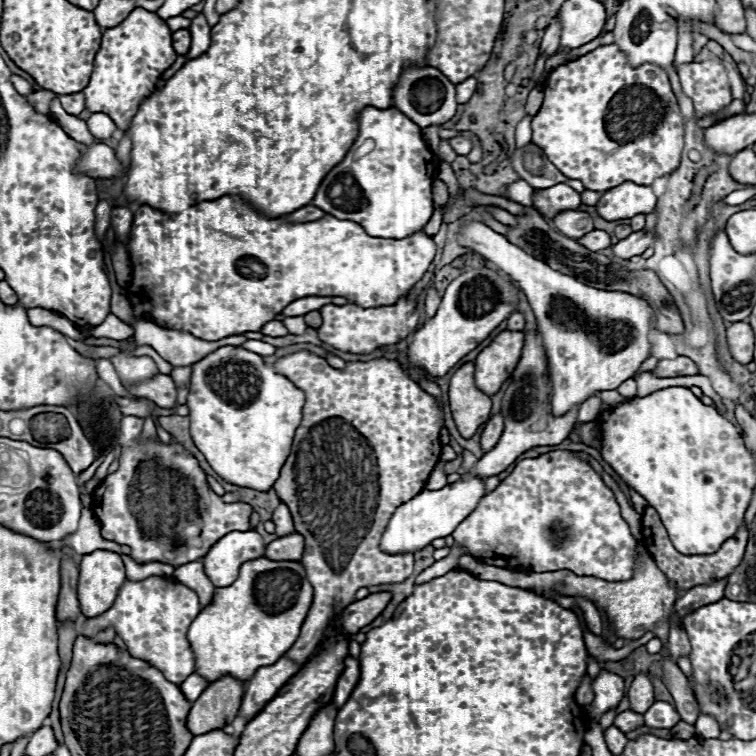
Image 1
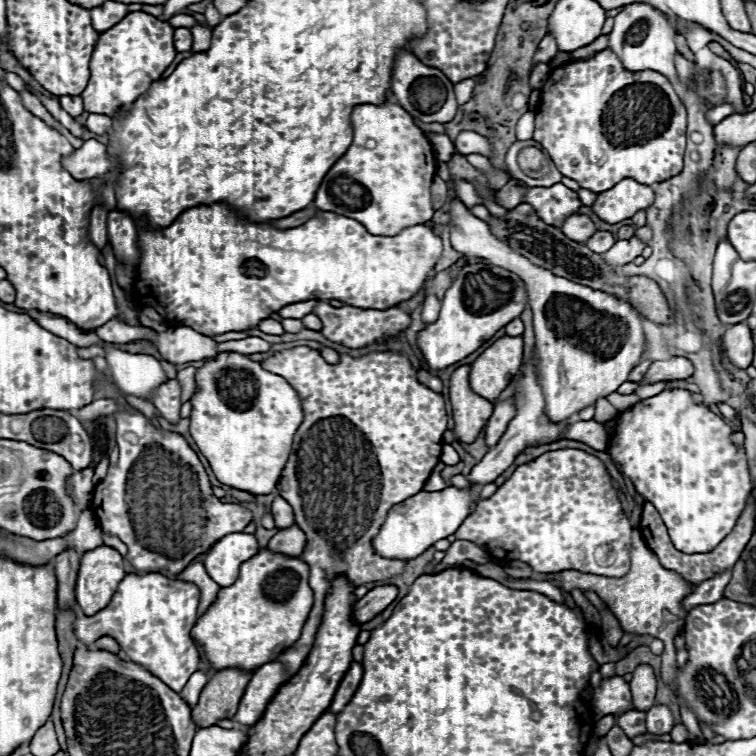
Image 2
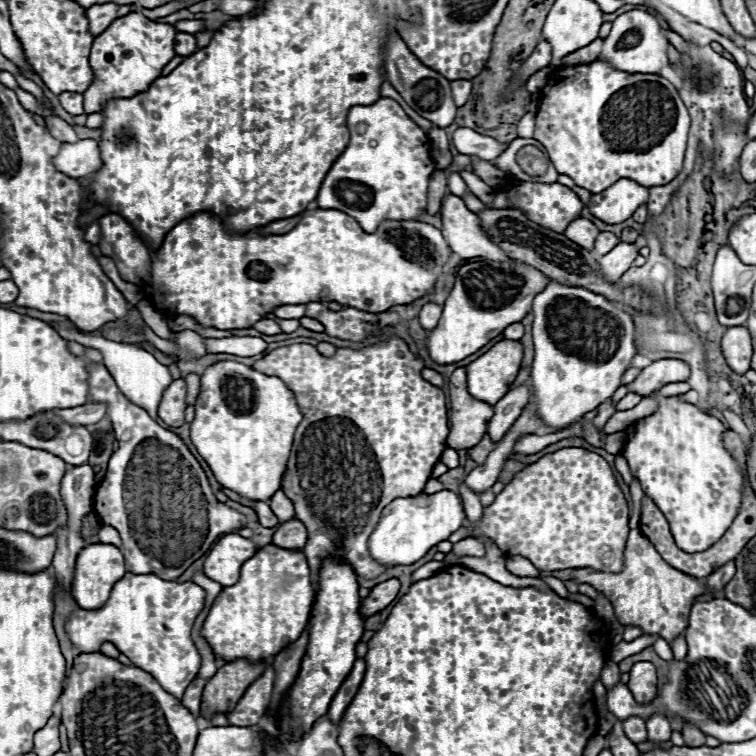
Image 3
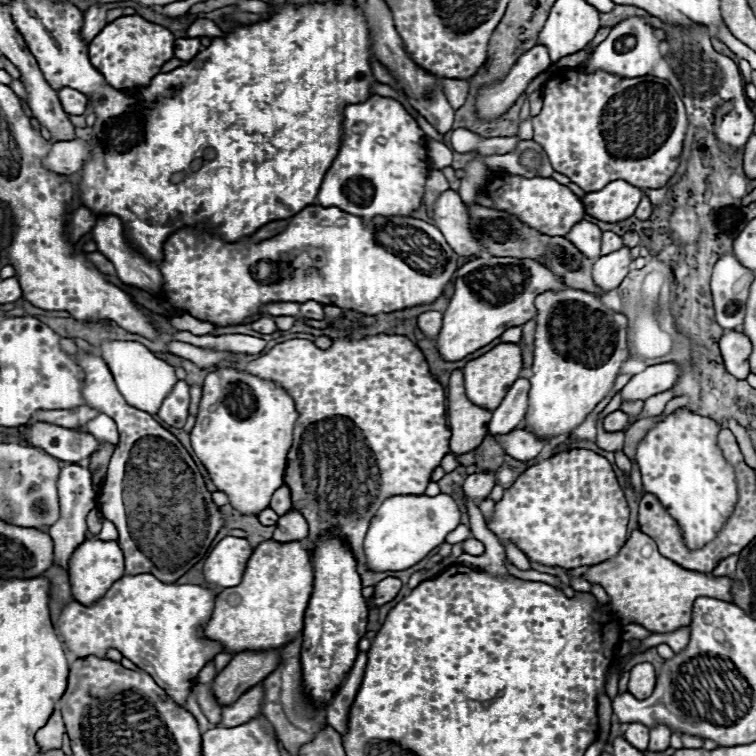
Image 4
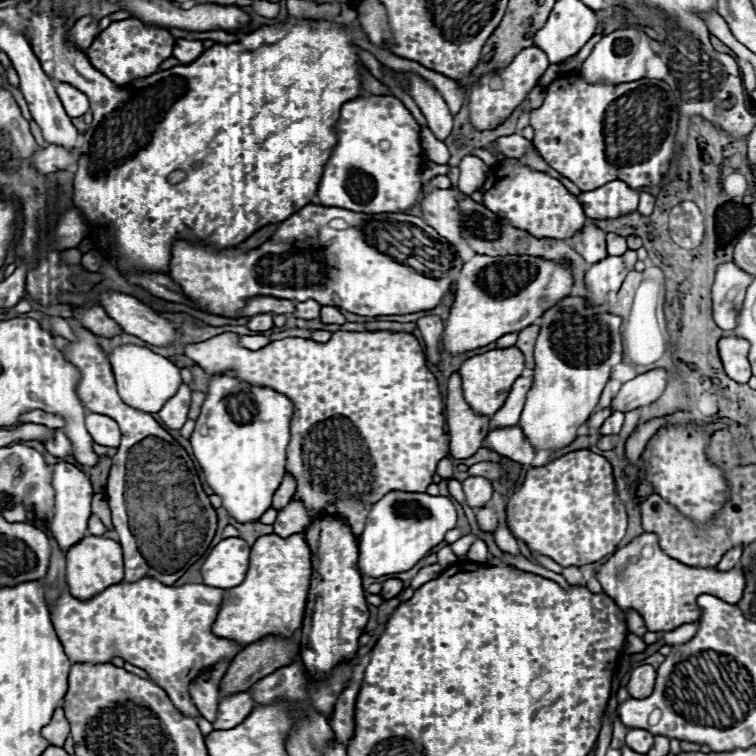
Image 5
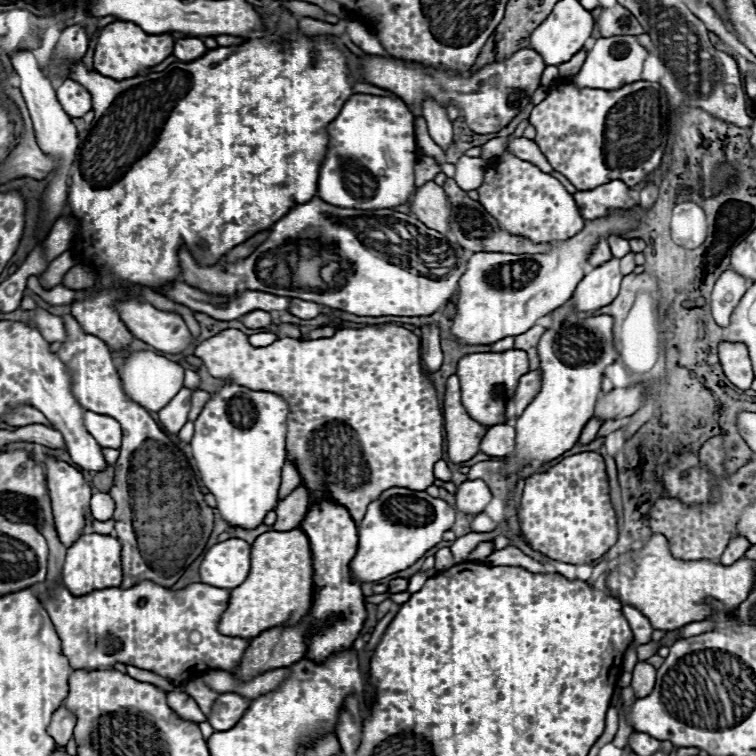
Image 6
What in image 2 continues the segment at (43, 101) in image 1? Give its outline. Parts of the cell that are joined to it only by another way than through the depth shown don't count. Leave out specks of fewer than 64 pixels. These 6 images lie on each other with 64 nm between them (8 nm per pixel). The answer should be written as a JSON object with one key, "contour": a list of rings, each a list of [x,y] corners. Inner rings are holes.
{"contour":[[[22,90],[20,92],[20,96],[22,96],[22,102],[24,102],[24,106],[28,108],[28,110],[32,110],[32,114],[36,114],[38,118],[42,118],[44,122],[48,122],[48,126],[52,126],[54,130],[58,130],[60,134],[64,135],[68,142],[72,142],[72,146],[74,148],[80,148],[82,146],[82,142],[84,140],[80,140],[80,138],[76,138],[76,136],[73,136],[44,106],[42,106],[42,102],[34,96],[34,94],[30,94],[30,92],[26,92],[26,90]]]}

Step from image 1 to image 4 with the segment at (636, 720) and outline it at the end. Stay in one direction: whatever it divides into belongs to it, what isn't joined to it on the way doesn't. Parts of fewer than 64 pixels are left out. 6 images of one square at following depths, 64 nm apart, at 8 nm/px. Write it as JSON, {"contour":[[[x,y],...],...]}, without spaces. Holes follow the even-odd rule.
{"contour":[[[638,722],[628,724],[628,726],[626,726],[626,730],[624,730],[624,738],[626,738],[632,746],[636,746],[638,750],[642,750],[642,752],[644,752],[644,750],[648,748],[650,728],[646,728],[646,726],[638,724]]]}

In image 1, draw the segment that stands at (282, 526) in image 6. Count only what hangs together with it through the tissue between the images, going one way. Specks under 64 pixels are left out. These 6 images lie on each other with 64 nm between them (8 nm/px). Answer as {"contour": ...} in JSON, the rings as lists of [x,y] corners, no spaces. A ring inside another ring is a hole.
{"contour":[[[286,534],[284,538],[276,538],[266,546],[266,556],[270,560],[292,560],[298,562],[304,552],[304,536],[302,534]]]}

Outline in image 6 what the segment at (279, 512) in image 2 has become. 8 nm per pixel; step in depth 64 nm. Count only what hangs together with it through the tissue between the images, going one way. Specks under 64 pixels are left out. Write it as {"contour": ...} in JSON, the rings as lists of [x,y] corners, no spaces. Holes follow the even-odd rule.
{"contour":[[[284,462],[282,468],[282,486],[280,486],[280,498],[284,498],[288,492],[292,492],[298,484],[302,482],[296,466],[292,466],[292,462]]]}

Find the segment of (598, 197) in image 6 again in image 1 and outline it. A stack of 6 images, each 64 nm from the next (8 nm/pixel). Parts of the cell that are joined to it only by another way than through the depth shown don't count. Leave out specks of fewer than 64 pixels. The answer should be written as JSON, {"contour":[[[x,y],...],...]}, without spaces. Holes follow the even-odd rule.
{"contour":[[[622,182],[602,194],[596,208],[598,214],[608,220],[624,220],[636,214],[648,214],[656,206],[656,196],[650,186],[640,186],[634,182]]]}

